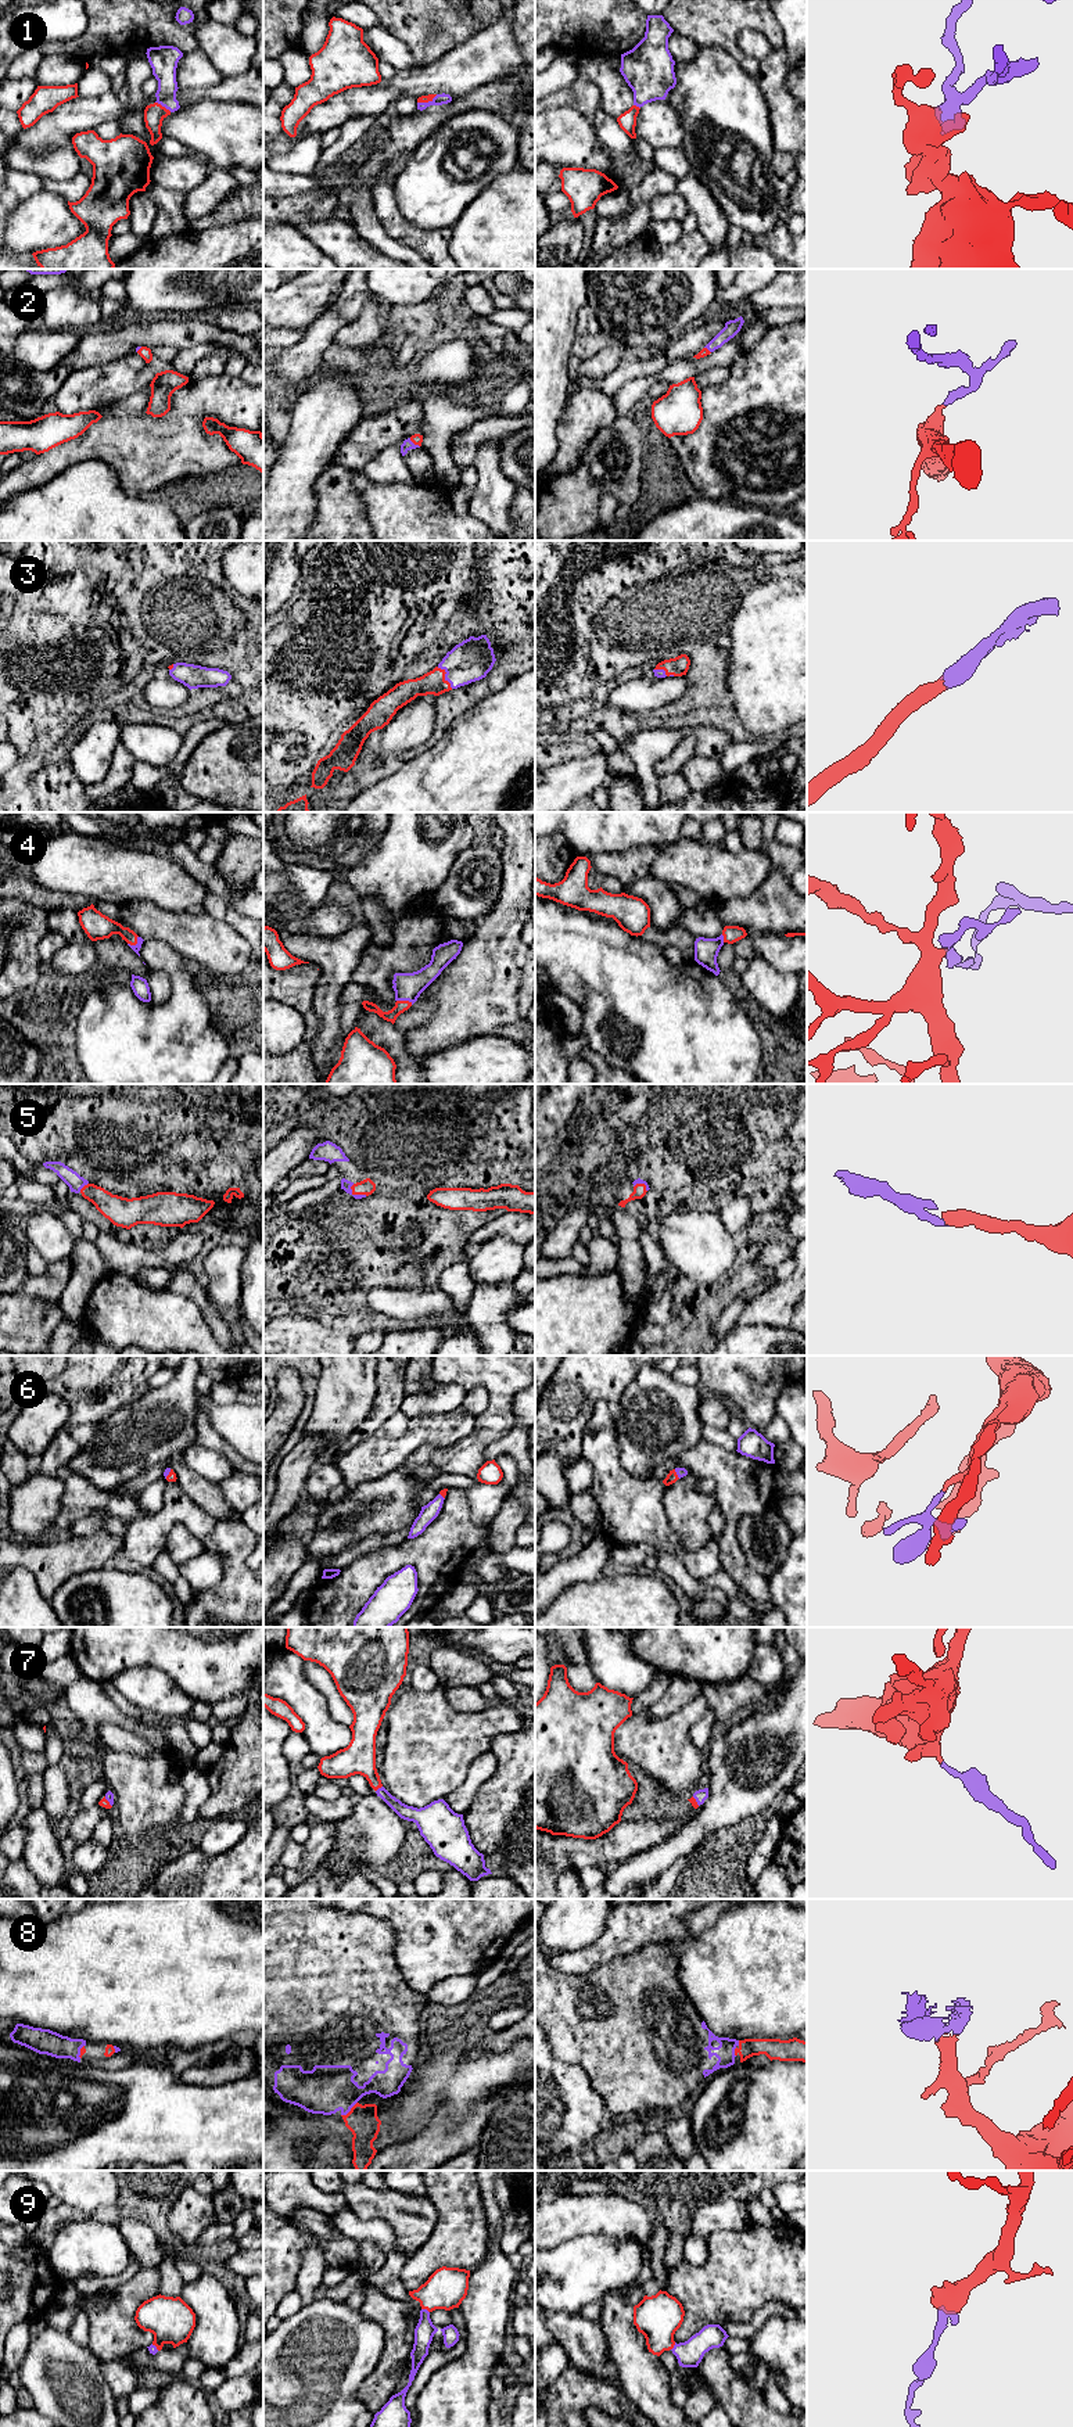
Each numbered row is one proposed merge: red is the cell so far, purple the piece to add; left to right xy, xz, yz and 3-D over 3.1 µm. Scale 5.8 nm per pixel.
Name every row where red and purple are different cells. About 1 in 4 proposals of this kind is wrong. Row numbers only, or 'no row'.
no row

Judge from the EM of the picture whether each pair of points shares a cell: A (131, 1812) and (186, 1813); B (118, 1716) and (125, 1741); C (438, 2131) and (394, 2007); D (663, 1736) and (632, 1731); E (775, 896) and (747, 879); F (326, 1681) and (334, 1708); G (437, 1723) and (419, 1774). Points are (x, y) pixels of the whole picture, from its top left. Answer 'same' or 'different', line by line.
A: different
B: different
C: different
D: same
E: different
F: same
G: same

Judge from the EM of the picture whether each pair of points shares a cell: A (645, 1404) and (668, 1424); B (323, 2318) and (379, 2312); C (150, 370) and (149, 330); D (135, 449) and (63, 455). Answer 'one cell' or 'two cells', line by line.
A: one cell
B: two cells
C: two cells
D: one cell

